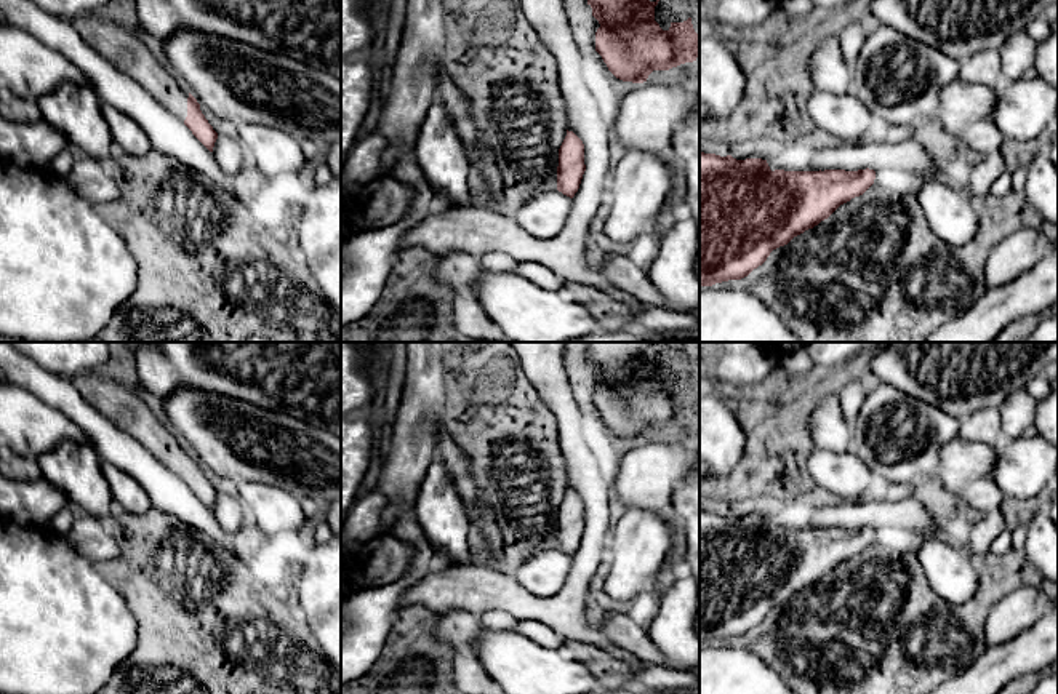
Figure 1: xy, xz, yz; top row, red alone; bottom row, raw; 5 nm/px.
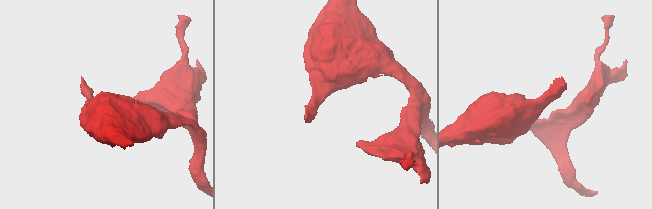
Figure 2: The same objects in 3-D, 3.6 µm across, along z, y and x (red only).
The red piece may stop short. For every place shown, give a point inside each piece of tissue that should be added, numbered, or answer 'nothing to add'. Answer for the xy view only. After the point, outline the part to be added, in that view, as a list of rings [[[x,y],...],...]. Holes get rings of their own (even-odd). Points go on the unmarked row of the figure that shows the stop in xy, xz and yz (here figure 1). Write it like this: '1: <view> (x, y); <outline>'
1: xy (122, 405); [[[82,371],[70,382],[93,408],[136,438],[165,469],[186,478],[187,446],[154,416],[138,390],[96,371]]]

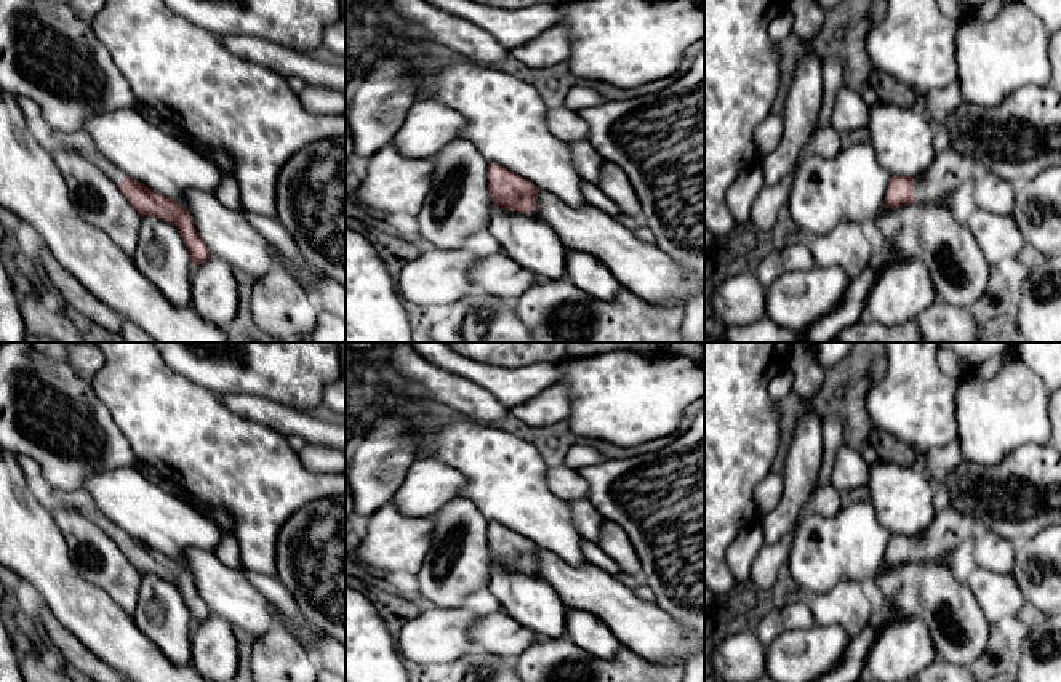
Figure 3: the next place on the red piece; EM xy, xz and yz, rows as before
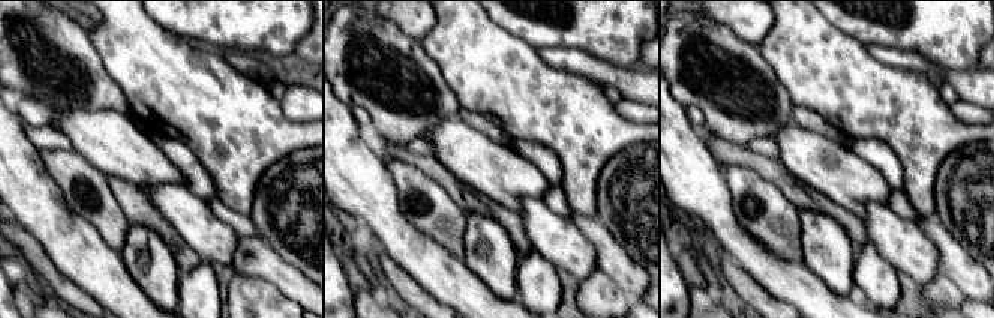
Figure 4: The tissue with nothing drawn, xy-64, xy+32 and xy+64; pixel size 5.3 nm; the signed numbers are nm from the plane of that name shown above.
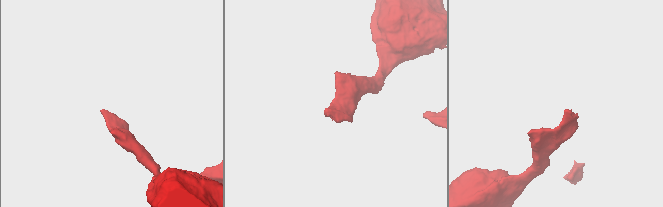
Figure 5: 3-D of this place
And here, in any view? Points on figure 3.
1: yz (949, 527); [[[952,506],[938,511],[933,522],[914,536],[914,554],[920,562],[941,560],[952,549],[971,541],[979,525]]]

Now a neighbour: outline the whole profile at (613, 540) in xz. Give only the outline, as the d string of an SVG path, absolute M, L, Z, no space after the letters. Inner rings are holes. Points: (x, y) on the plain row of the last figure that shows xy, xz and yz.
M603 519L597 544L621 567L623 573L626 575L642 573L639 556L627 533L615 522Z

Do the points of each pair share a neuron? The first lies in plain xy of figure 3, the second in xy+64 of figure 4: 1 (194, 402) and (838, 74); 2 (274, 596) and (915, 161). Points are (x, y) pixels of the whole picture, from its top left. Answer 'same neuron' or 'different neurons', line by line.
1: same neuron
2: different neurons

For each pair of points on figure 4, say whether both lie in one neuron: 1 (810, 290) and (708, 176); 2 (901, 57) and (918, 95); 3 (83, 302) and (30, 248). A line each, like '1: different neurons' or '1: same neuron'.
1: same neuron
2: different neurons
3: same neuron

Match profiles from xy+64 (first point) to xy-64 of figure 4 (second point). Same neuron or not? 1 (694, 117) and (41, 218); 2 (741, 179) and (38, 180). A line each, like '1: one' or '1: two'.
1: two
2: two

